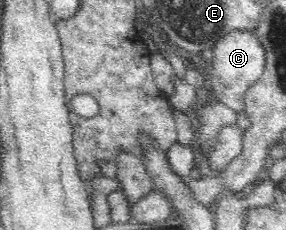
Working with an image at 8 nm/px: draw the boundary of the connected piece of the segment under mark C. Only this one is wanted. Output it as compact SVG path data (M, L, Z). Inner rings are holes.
M232 31L218 40L213 50L212 62L206 64L208 86L214 92L220 102L233 108L236 112L242 112L245 108L245 92L247 88L256 82L264 72L266 58L265 50L254 36L252 31Z

